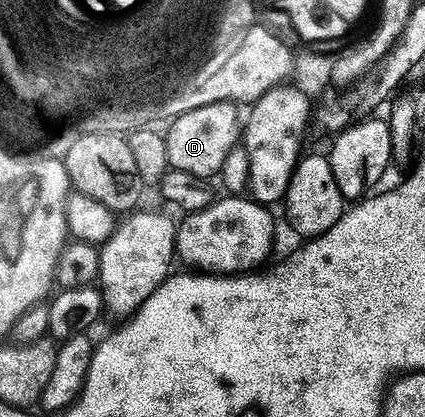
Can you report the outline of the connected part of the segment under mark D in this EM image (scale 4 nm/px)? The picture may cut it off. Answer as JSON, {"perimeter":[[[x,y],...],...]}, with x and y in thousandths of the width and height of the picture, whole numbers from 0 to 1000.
{"perimeter":[[[473,249],[471,261],[419,281],[391,309],[395,341],[395,393],[421,415],[445,415],[482,429],[499,429],[527,403],[541,362],[527,367],[532,353],[558,355],[569,329],[567,264],[553,249],[494,252]]]}

